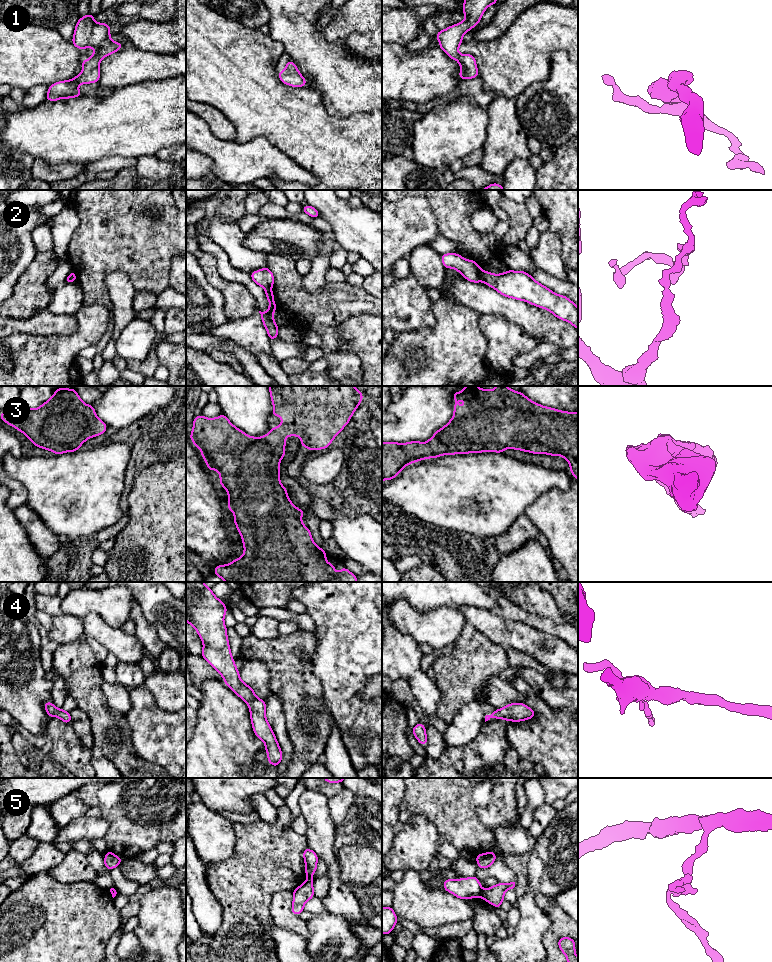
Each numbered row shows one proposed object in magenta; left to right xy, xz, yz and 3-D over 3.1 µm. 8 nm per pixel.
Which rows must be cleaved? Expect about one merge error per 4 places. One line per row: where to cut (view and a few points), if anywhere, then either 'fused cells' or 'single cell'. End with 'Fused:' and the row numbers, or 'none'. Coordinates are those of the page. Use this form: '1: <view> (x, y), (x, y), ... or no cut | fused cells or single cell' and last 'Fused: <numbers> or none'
1: no cut | single cell
2: yz (482, 271), (480, 280) | fused cells
3: no cut | single cell
4: no cut | single cell
5: yz (483, 890), (479, 896) | fused cells
Fused: 2, 5

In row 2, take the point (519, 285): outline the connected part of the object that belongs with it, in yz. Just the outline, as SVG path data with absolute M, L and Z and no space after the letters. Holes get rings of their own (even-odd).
M507 270L501 274L482 271L481 281L503 296L546 309L578 329L578 307L573 301L564 295L555 294L525 271Z

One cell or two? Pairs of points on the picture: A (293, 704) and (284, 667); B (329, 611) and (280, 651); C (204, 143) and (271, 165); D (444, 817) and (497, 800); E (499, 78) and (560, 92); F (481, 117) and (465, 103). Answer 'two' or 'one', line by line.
A: one
B: two
C: one
D: one
E: two
F: one

